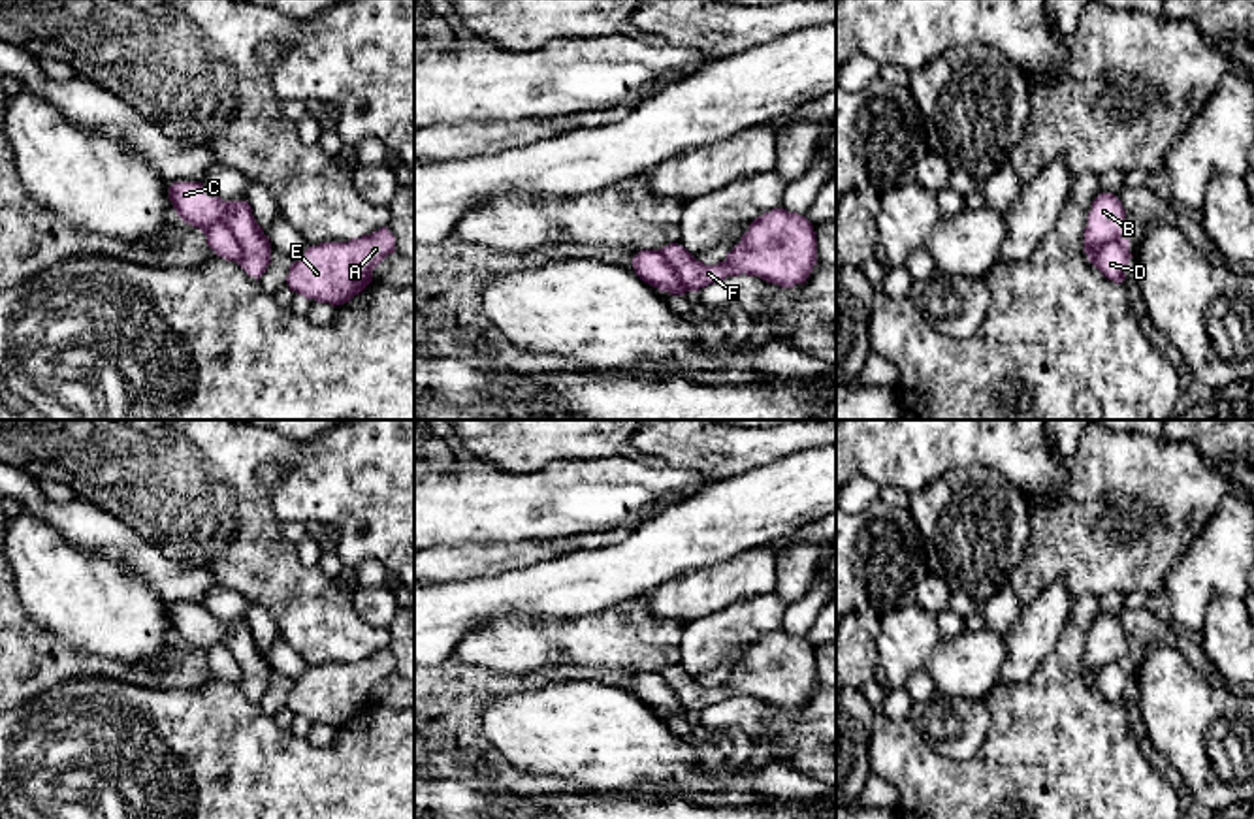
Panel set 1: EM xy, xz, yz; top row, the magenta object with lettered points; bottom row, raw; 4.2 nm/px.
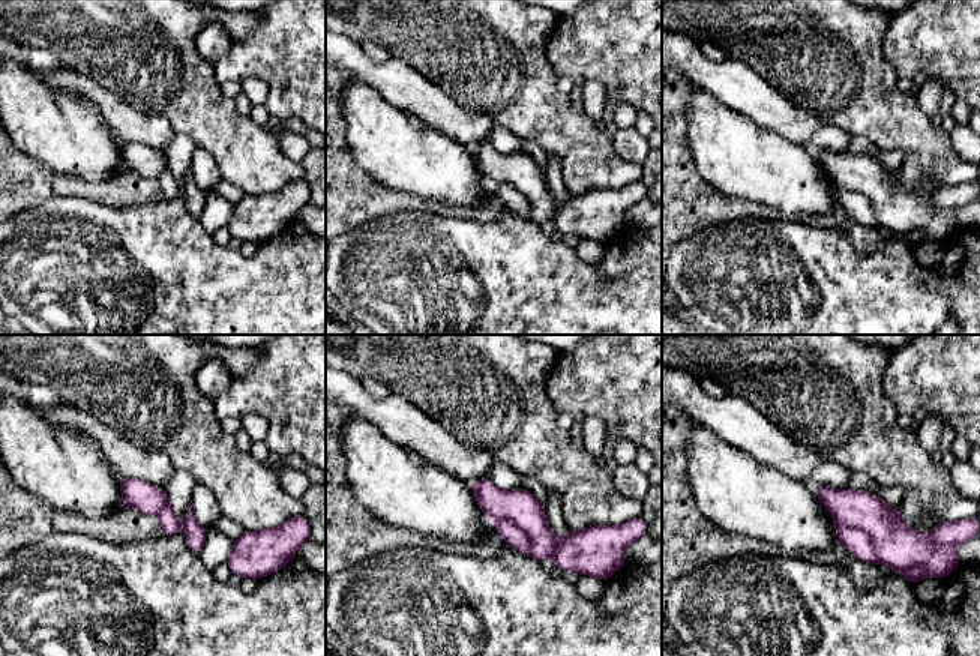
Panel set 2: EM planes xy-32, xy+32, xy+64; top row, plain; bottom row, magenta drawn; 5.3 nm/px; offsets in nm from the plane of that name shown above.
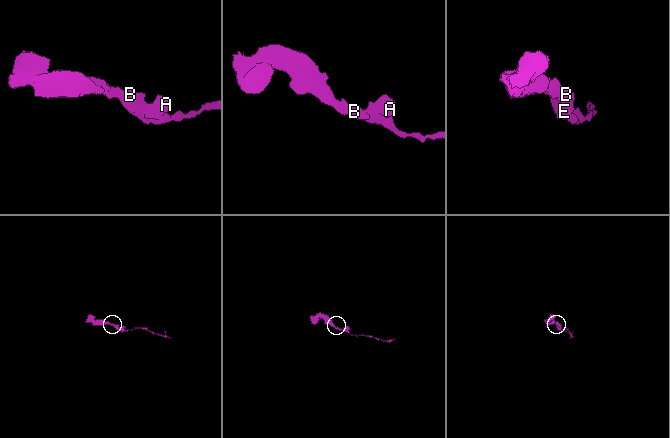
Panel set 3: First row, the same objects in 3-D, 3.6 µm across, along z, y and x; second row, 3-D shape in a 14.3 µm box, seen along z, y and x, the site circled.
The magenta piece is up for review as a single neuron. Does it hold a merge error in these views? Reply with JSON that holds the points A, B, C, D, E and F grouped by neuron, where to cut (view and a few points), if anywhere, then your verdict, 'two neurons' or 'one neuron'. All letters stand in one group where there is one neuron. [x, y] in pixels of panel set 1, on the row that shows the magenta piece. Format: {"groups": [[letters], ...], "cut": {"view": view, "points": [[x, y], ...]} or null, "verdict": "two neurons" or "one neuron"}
{"groups": [["A", "B", "C", "E", "F"], ["D"]], "cut": {"view": "xy", "points": [[204, 228], [223, 223], [240, 247], [241, 262]]}, "verdict": "two neurons"}

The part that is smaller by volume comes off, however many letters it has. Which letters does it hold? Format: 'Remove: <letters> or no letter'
Remove: D

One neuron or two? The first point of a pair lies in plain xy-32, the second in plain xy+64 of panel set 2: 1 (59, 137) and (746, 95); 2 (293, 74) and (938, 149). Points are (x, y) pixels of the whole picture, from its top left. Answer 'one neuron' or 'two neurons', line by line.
1: two neurons
2: two neurons

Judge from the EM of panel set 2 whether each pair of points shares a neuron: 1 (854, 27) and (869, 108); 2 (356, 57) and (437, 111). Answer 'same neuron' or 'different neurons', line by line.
1: same neuron
2: same neuron

